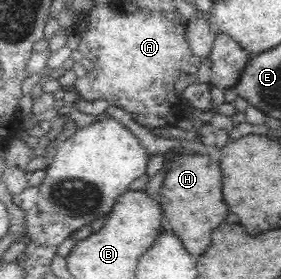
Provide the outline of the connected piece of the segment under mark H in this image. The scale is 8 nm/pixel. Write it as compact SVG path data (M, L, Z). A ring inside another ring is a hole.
M177 151L170 154L165 169L167 176L159 191L159 204L165 221L172 233L183 243L193 260L198 261L201 254L209 248L212 232L223 224L229 208L223 198L222 171L218 162L207 154L181 155Z

